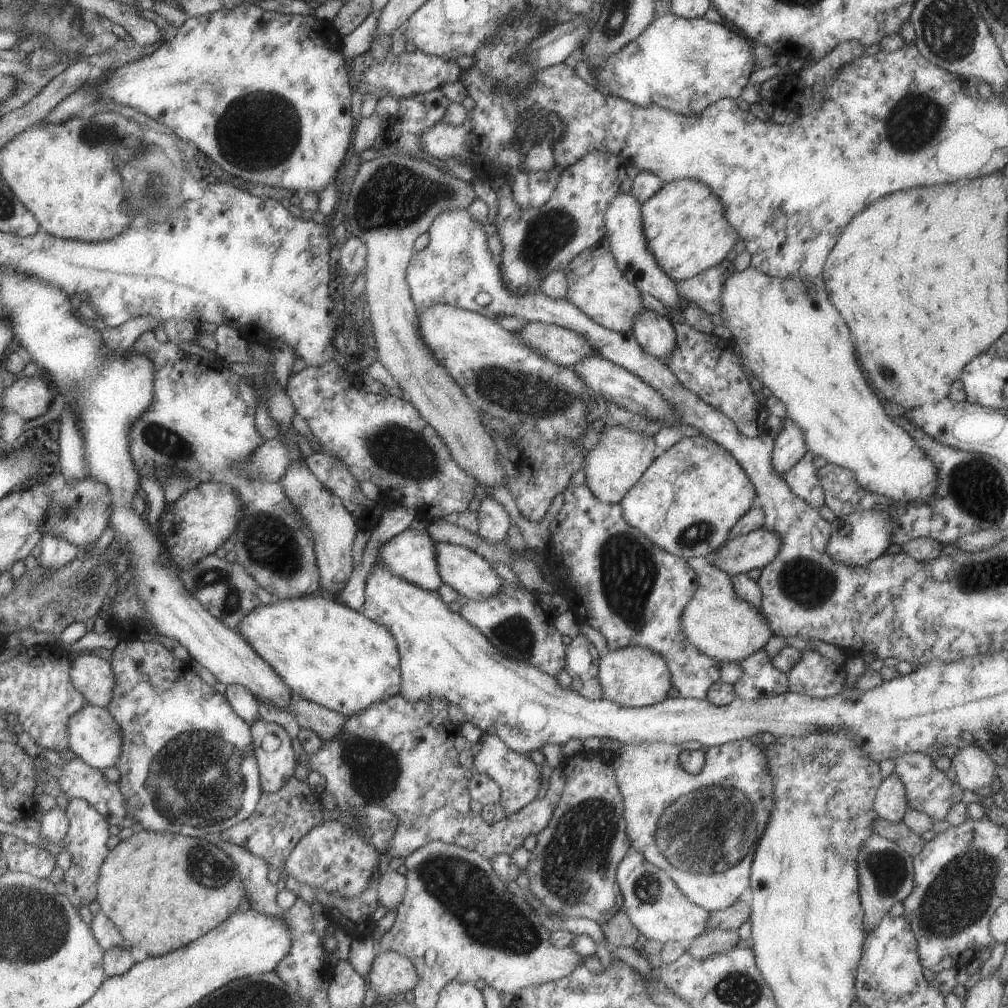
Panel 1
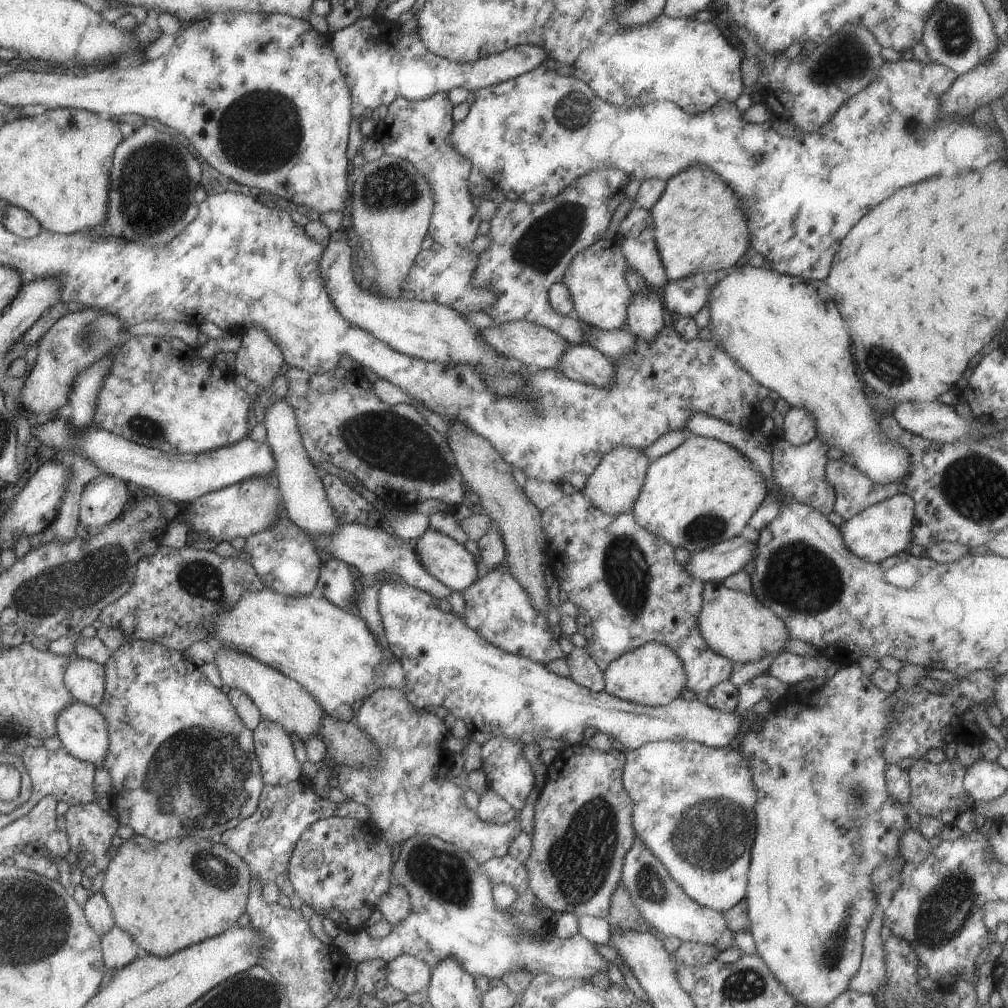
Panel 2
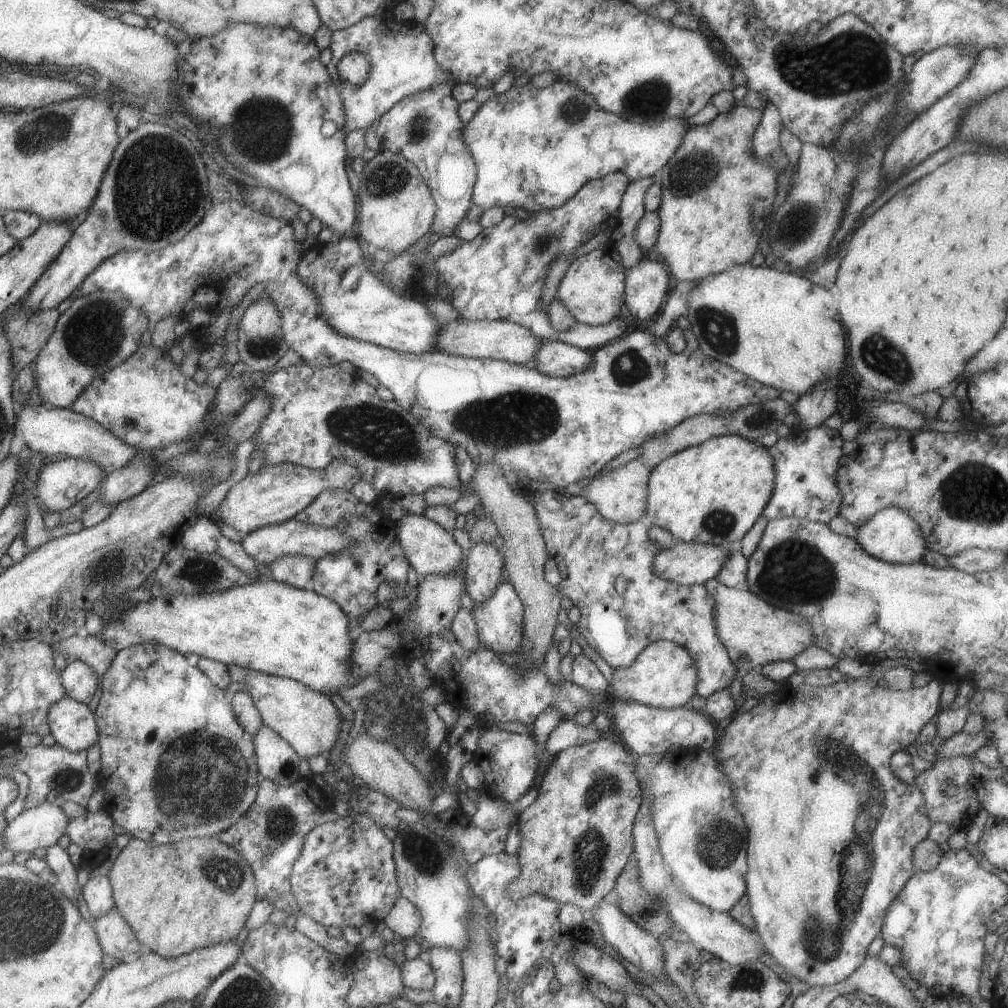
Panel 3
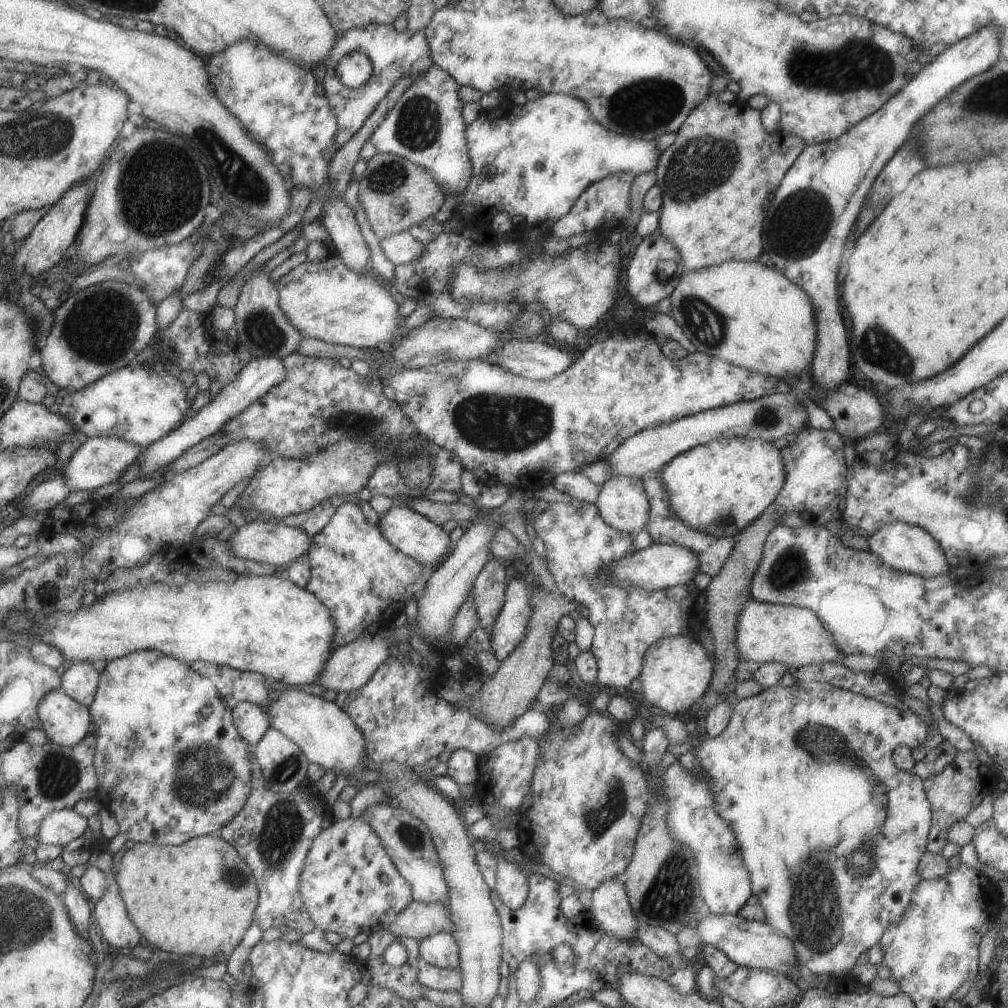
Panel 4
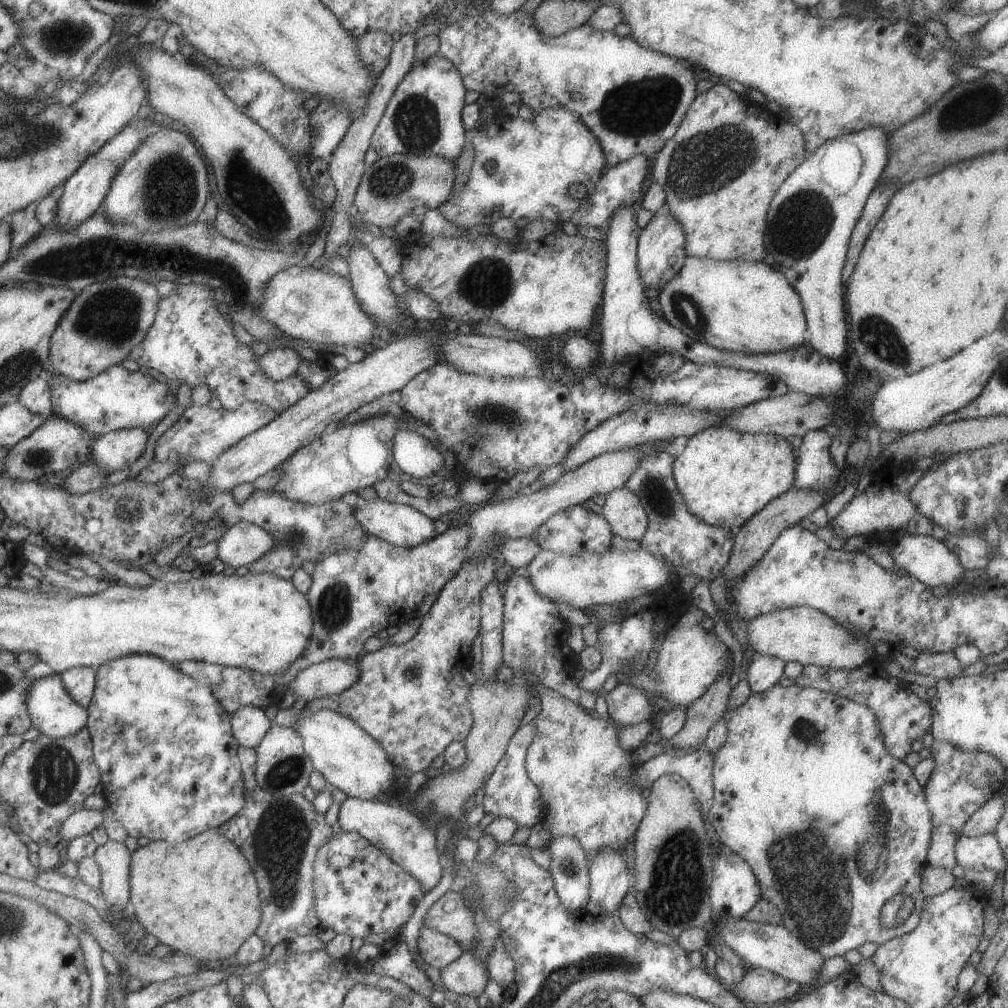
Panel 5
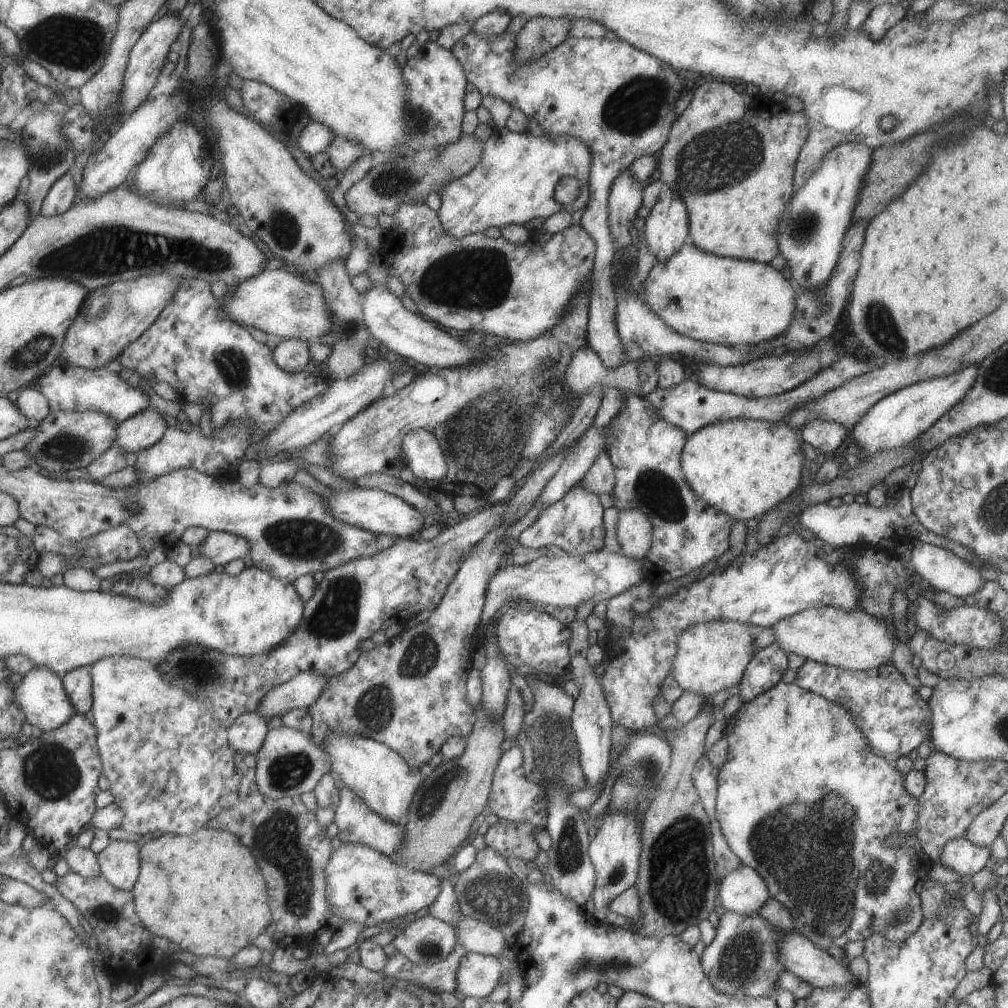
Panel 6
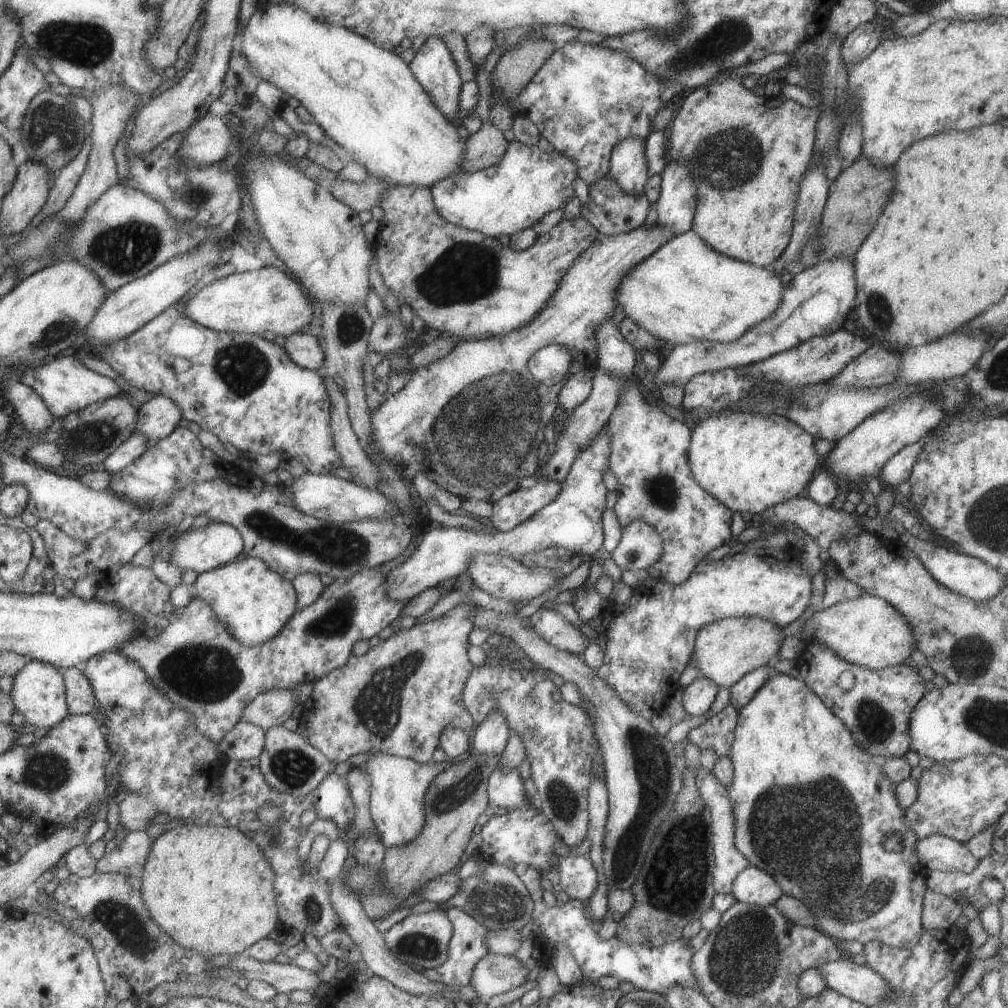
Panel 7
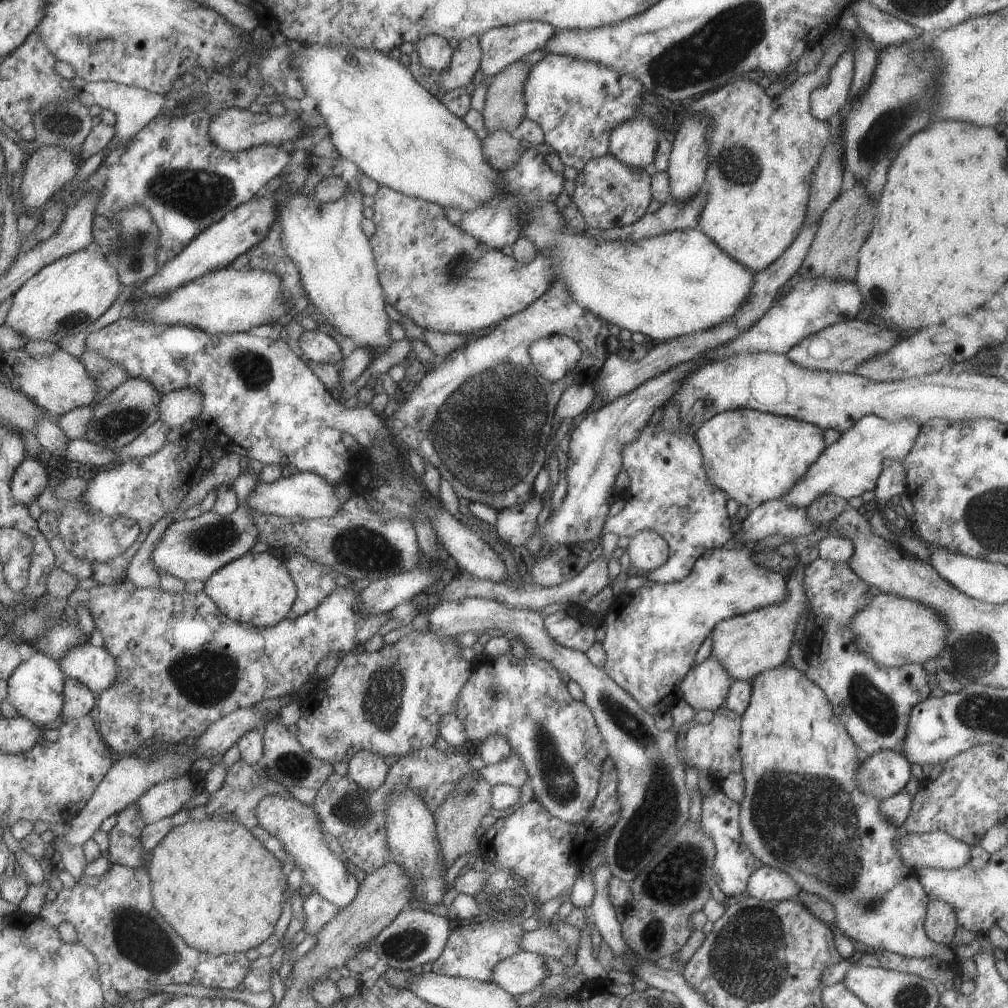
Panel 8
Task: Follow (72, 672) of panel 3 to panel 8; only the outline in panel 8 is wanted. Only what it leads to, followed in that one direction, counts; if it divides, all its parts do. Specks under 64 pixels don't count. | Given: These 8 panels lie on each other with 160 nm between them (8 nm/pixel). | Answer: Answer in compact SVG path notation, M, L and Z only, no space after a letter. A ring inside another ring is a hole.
M66 678L63 685L63 706L61 715L79 718L94 711L96 695L75 678Z

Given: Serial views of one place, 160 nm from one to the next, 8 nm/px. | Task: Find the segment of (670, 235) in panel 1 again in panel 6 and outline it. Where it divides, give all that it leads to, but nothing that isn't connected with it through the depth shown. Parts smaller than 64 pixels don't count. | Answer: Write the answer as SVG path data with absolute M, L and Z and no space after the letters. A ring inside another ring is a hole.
M719 80L703 82L701 86L697 86L691 92L692 98L688 106L671 123L667 140L656 155L659 167L659 180L665 183L674 193L677 193L682 202L685 203L688 214L689 242L705 252L713 253L720 257L739 258L741 260L767 264L780 253L776 239L776 226L783 212L785 212L789 199L792 197L792 178L795 163L799 151L808 137L808 118L803 110L790 112L782 103L775 100L774 97L761 94L757 94L757 96L737 94L727 82L719 82Z

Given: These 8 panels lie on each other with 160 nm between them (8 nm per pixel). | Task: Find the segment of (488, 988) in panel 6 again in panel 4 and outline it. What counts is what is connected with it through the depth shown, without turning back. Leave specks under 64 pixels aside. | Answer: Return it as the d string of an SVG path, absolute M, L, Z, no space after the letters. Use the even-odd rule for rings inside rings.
M418 961L418 981L427 989L457 992L462 987L462 974L459 968L444 969Z

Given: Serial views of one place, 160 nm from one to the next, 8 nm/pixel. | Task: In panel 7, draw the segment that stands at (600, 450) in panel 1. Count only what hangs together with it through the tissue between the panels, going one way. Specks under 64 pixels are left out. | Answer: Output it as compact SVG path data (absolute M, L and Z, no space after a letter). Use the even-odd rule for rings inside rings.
M633 520L623 526L621 540L611 552L611 558L619 570L646 570L662 554L661 538L657 532L646 524Z

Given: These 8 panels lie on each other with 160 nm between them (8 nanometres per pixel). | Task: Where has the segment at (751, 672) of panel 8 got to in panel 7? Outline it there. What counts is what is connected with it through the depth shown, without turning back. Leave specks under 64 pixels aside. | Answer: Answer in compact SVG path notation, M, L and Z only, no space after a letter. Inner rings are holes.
M727 617L699 627L692 648L697 676L707 677L718 687L729 688L744 674L774 661L784 639L780 630L780 626L761 617Z

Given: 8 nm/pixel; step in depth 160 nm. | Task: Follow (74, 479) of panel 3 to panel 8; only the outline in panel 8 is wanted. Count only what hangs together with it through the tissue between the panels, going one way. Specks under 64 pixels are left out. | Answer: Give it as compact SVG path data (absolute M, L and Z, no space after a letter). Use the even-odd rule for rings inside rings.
M183 388L175 389L161 395L158 402L158 416L159 420L163 421L168 430L171 428L185 426L187 422L197 419L202 409L202 398L195 389Z

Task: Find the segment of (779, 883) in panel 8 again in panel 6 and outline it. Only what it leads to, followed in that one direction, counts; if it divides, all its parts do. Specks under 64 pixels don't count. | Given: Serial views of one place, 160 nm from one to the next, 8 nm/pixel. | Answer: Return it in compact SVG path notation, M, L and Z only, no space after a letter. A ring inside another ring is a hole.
M741 862L720 880L718 896L720 910L751 915L758 912L770 894L759 873Z

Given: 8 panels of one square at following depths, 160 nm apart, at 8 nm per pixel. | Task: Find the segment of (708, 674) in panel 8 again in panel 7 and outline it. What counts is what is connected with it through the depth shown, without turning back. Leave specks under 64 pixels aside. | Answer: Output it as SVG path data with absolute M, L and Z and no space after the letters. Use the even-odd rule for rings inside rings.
M695 677L682 689L682 706L687 715L703 715L711 706L718 686L707 677Z

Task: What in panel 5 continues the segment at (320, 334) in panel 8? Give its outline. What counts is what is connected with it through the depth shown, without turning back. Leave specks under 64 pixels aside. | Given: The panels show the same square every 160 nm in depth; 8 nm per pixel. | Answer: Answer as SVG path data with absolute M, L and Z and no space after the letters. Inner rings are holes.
M275 347L260 356L258 365L266 377L281 380L297 372L301 359L291 347Z

